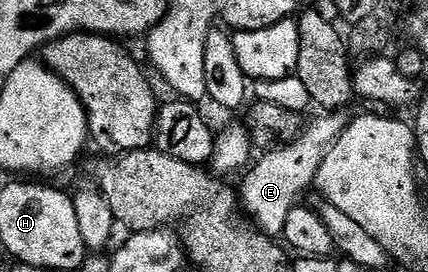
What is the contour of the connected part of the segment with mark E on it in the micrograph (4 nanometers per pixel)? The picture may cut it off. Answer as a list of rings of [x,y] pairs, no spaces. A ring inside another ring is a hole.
[[[323,112],[319,116],[316,122],[306,123],[303,133],[297,140],[293,140],[293,144],[280,146],[278,150],[266,151],[262,155],[263,159],[259,163],[256,161],[242,175],[244,176],[243,194],[241,190],[242,209],[246,217],[251,217],[250,221],[265,234],[282,235],[285,216],[289,216],[289,212],[300,201],[299,196],[315,186],[315,177],[329,148],[333,148],[336,140],[343,135],[349,121],[348,115],[343,112]]]

